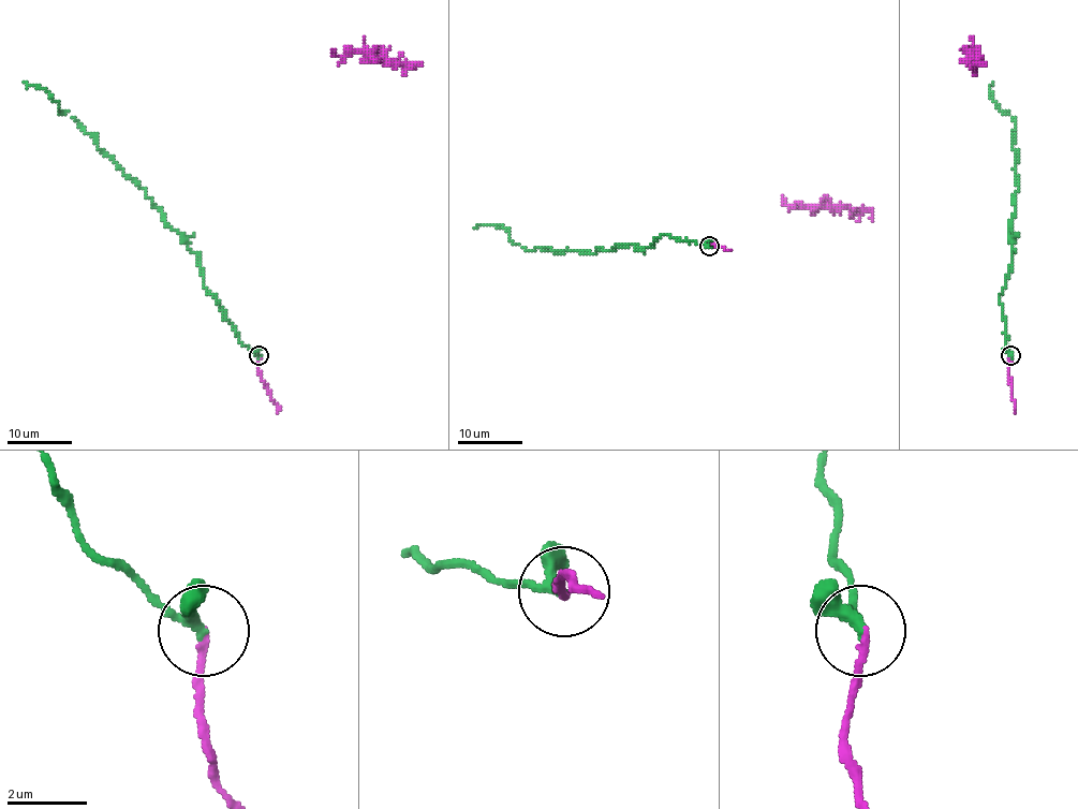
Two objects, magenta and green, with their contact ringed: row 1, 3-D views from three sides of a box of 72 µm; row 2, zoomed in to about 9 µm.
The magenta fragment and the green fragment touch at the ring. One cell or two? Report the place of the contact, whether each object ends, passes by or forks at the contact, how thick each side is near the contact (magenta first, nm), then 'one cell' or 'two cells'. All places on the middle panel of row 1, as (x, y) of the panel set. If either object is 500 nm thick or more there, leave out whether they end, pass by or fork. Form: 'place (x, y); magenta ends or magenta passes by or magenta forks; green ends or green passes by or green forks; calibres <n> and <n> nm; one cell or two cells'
place (709, 246); magenta ends; green passes by; calibres 160 and 220 nm; one cell

